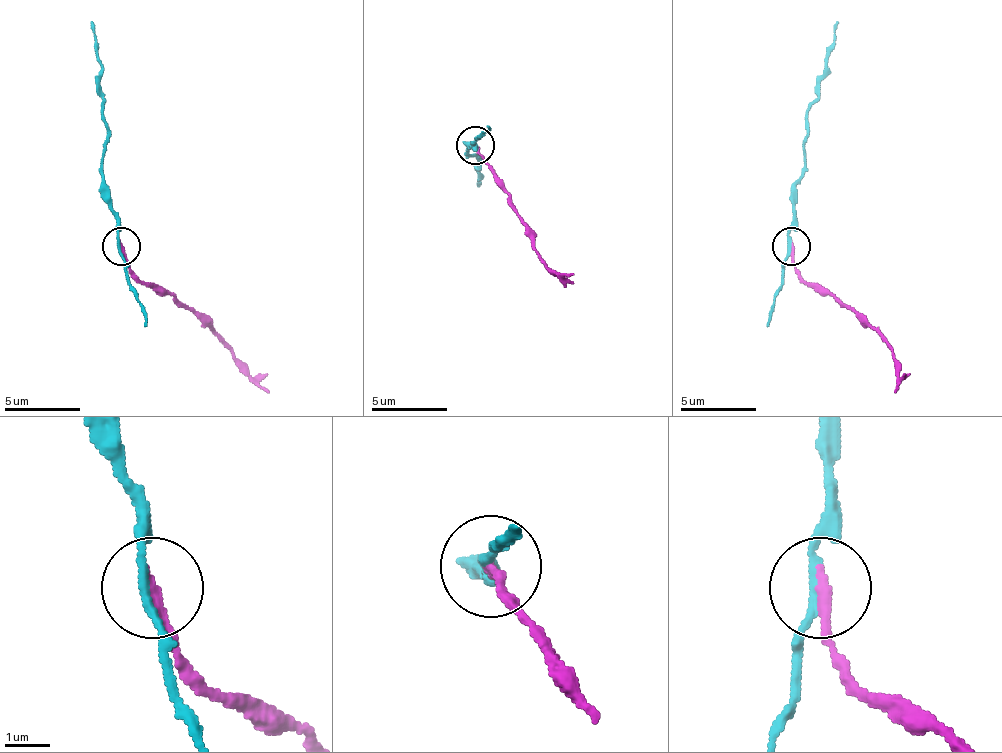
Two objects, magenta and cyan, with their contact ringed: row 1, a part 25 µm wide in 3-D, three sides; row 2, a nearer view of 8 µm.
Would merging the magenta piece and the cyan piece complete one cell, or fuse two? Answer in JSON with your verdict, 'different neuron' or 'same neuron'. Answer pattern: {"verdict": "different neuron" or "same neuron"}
{"verdict": "different neuron"}

